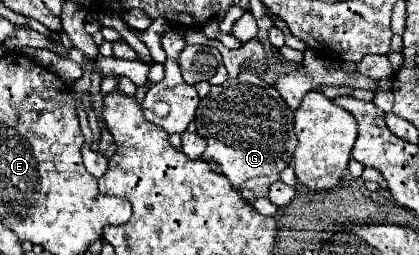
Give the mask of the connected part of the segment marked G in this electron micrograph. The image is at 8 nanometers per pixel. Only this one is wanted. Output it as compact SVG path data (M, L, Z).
M242 69L236 79L210 87L210 93L200 99L196 109L198 135L206 139L204 159L220 165L222 173L250 203L266 197L280 173L290 165L296 147L294 111L286 105L280 93L262 81L256 73Z

